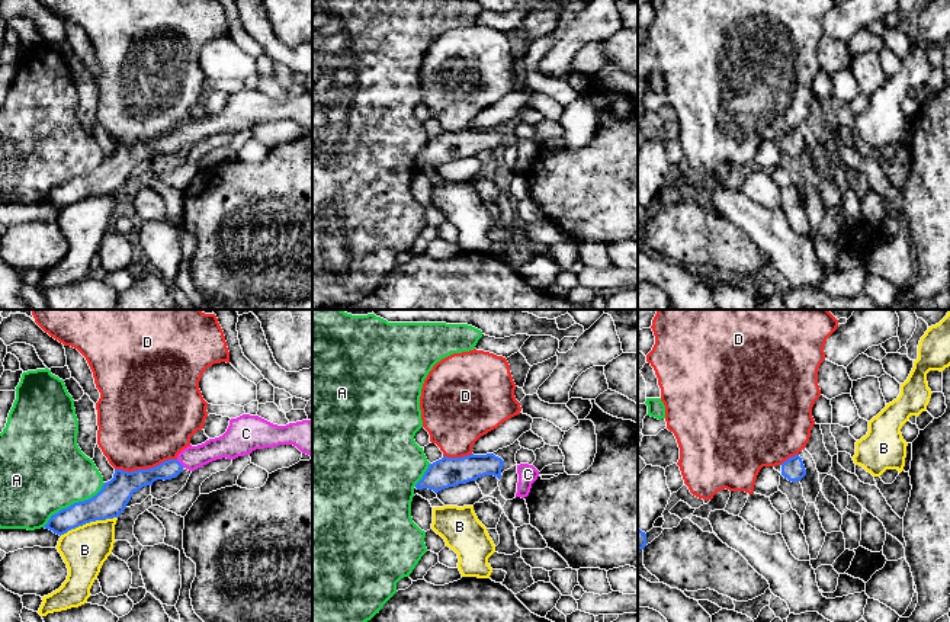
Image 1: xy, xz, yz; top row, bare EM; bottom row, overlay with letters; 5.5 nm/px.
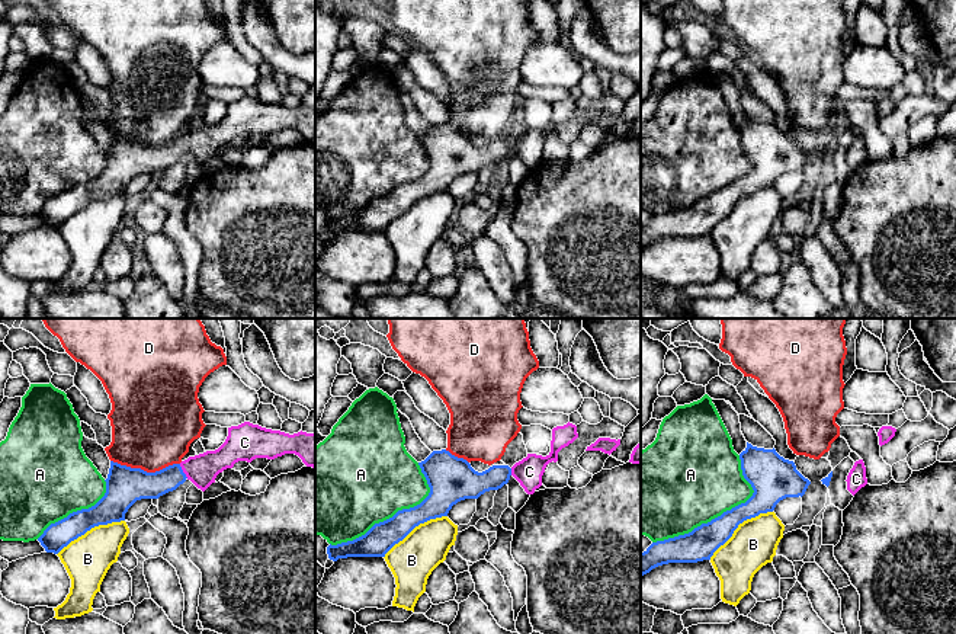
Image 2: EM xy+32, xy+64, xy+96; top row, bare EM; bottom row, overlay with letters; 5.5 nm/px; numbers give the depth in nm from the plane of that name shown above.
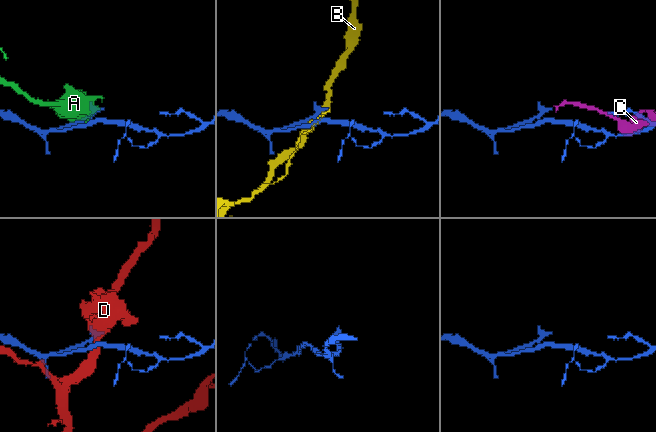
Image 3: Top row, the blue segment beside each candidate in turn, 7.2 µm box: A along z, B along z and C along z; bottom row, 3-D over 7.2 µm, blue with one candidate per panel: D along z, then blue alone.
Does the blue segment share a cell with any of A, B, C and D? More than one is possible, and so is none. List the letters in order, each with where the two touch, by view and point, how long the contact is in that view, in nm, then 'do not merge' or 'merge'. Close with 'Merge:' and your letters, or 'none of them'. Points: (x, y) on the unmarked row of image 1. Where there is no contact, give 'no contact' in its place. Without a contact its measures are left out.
A: xy (74, 178) | 420 nm | do not merge
B: xy (87, 196) | 340 nm | do not merge
C: xy (180, 138) | 60 nm | merge
D: xy (145, 144) | 360 nm | do not merge
Merge: C

